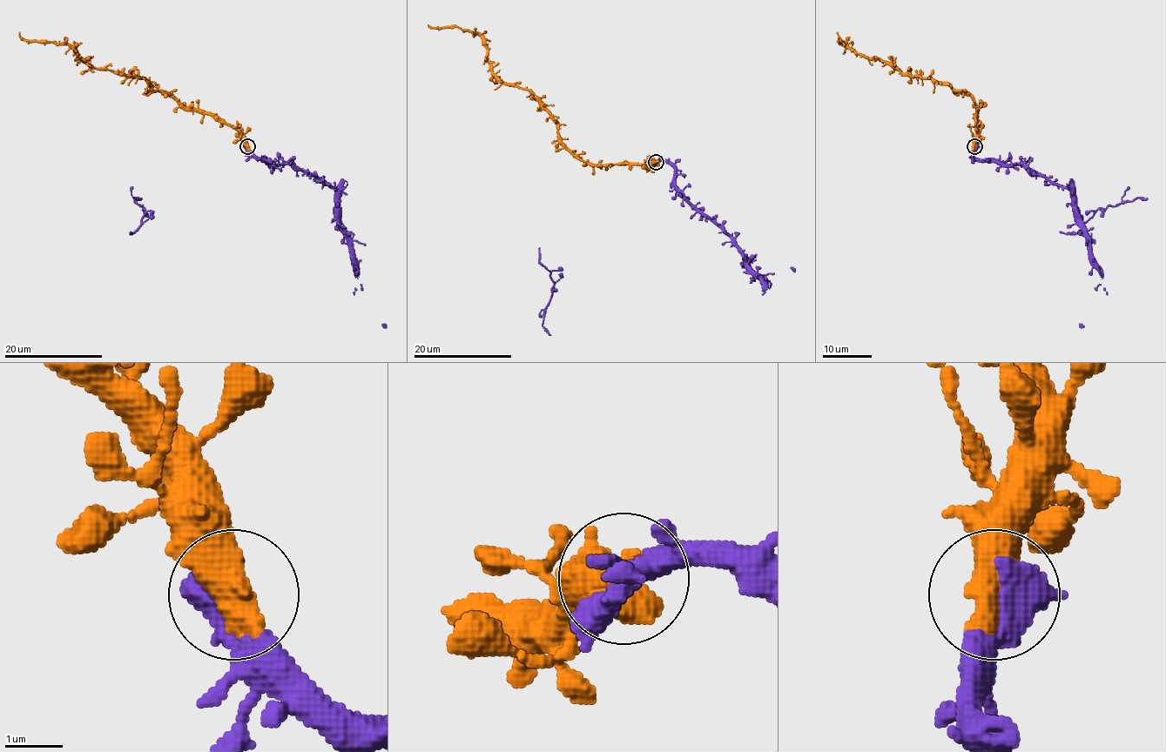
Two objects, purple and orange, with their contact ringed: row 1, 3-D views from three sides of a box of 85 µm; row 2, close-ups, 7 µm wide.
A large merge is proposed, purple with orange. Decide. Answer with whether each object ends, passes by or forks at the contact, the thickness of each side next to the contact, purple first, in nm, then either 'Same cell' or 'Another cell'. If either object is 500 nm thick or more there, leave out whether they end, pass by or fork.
Thickness 460 nm (purple) against 700 nm. Same cell

